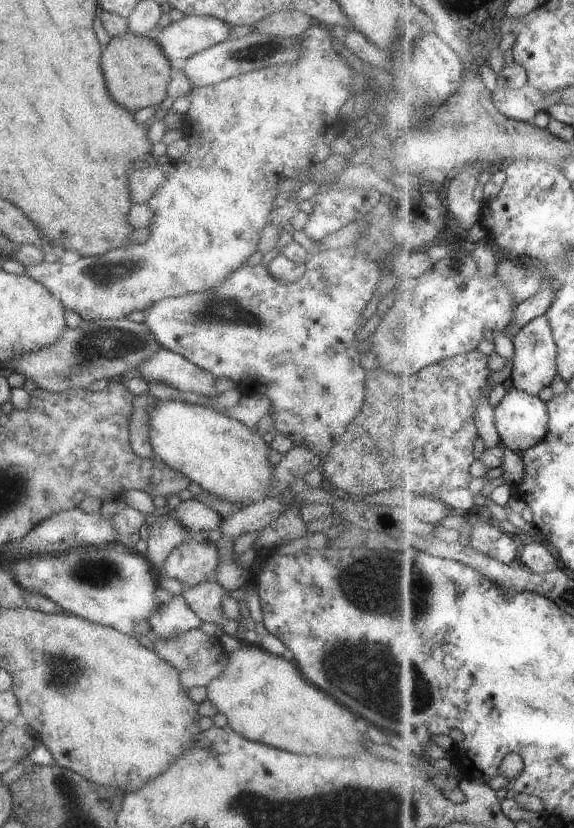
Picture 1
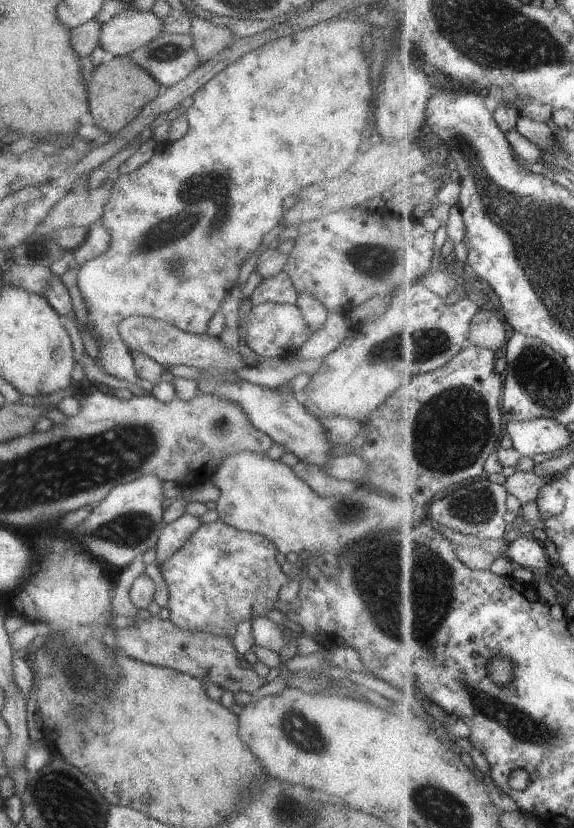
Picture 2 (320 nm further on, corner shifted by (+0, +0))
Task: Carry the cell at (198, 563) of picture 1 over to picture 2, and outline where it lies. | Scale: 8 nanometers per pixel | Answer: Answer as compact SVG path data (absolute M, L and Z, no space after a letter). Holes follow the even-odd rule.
M221 519L201 523L200 527L172 554L161 561L159 572L167 586L167 604L170 623L184 631L205 631L210 635L233 638L235 626L241 620L265 617L269 608L277 608L279 588L289 582L275 561L276 548L270 540L257 533L240 531Z

